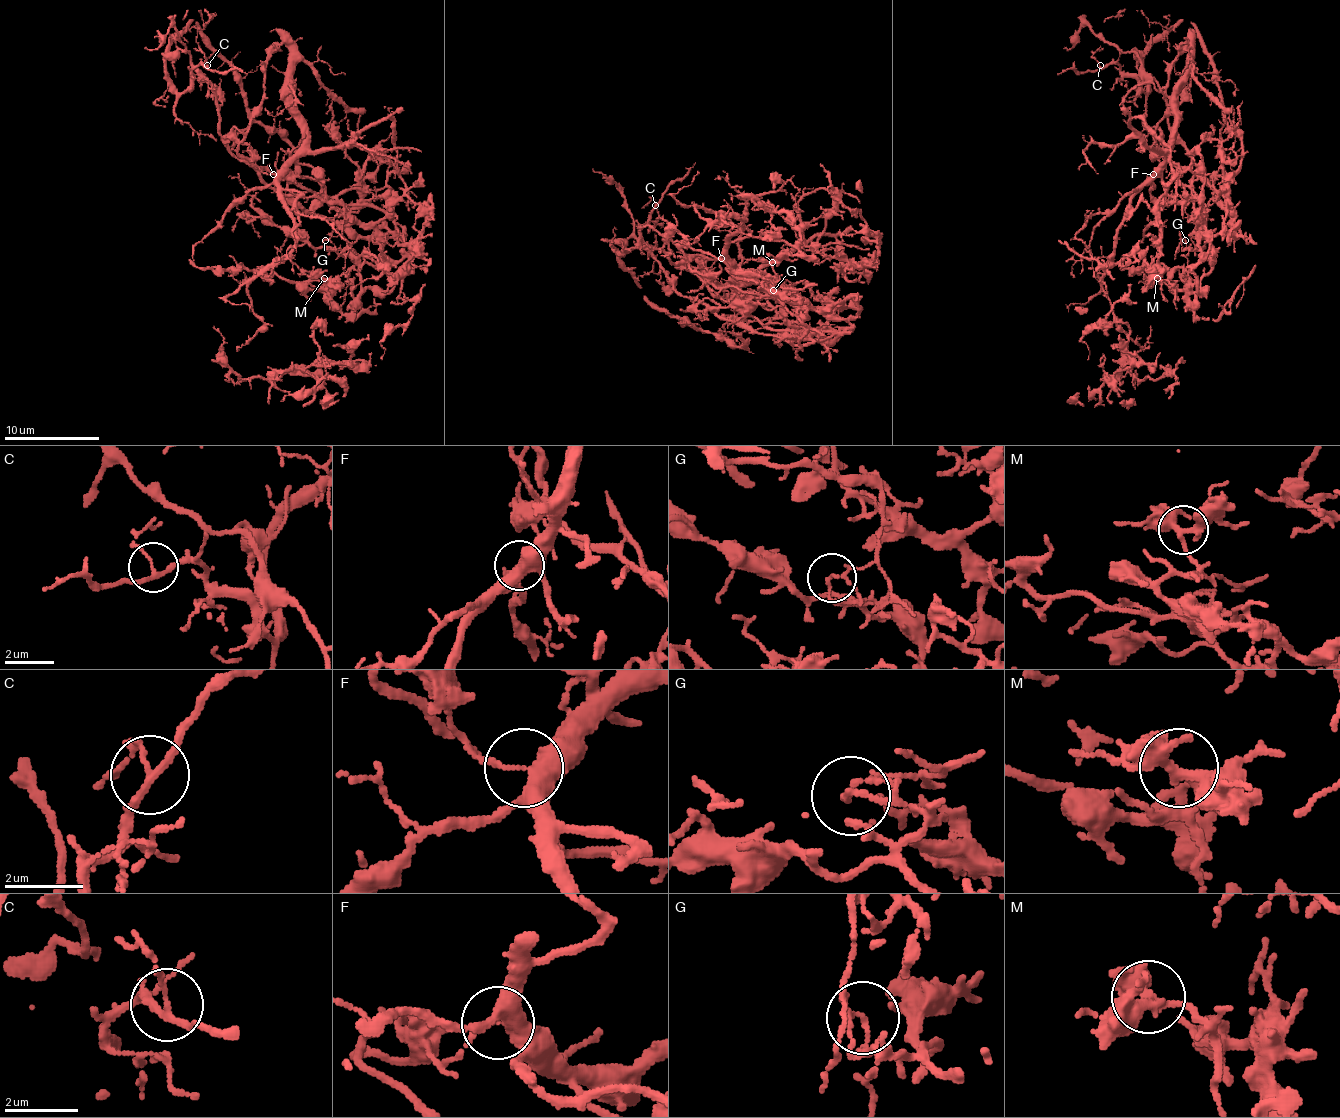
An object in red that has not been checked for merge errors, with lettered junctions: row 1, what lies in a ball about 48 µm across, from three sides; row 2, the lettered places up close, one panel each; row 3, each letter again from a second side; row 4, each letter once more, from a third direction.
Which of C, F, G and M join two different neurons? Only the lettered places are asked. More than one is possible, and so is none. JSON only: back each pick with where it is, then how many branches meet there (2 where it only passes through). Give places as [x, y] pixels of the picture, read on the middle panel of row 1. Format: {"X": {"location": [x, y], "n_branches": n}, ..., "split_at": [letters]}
{"F": {"location": [721, 258], "n_branches": 4}, "G": {"location": [773, 290], "n_branches": 3}, "split_at": ["F", "G"]}

